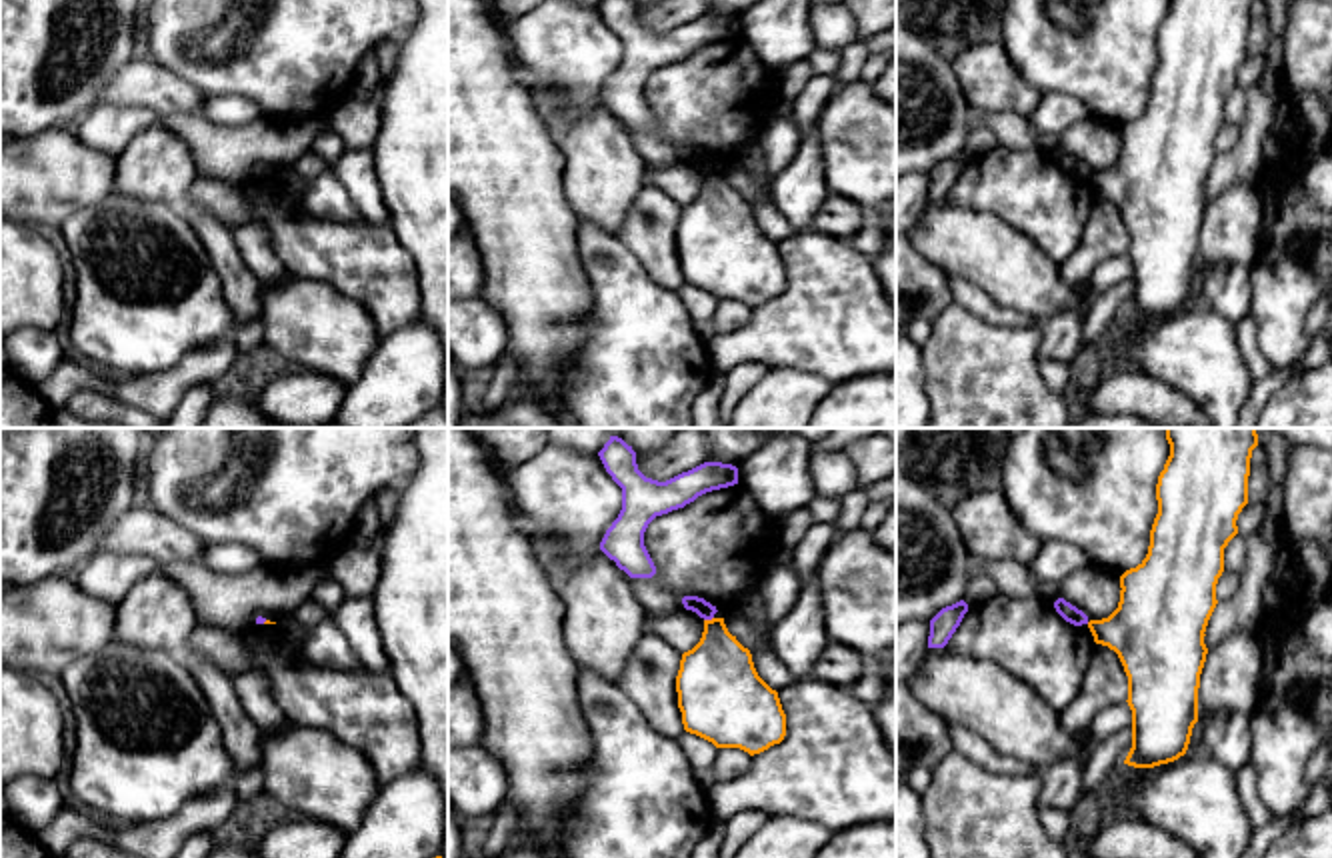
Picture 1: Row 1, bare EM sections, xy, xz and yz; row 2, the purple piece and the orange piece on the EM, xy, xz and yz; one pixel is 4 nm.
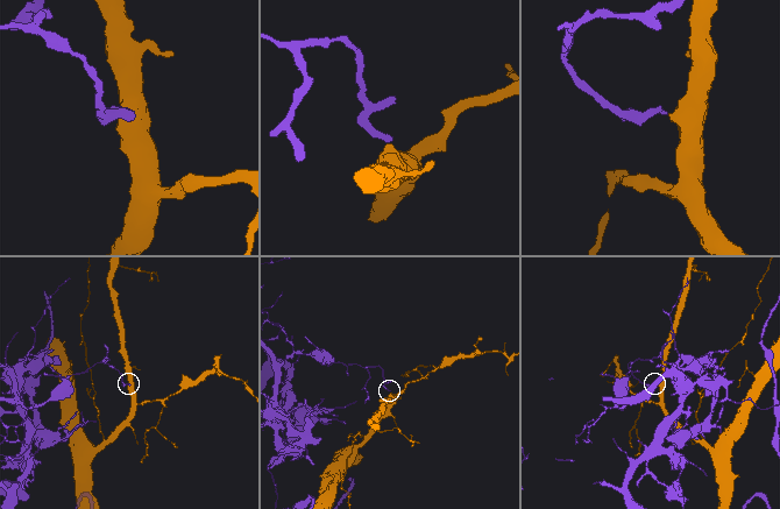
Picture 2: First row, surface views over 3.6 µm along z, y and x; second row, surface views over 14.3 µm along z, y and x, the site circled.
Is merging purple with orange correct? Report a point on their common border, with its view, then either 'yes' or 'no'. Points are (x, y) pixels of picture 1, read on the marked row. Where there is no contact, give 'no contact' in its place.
xz (708, 618) | no

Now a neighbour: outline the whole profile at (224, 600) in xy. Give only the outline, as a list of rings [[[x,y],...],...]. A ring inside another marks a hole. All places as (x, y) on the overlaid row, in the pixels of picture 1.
[[[196,560],[172,562],[162,570],[188,592],[200,624],[230,632],[256,626],[258,616],[270,622],[290,616],[330,576],[328,564],[264,564],[242,574],[220,574]]]

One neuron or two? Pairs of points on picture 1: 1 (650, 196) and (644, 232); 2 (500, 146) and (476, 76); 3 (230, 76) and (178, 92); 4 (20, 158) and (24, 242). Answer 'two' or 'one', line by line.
1: one
2: one
3: two
4: two

